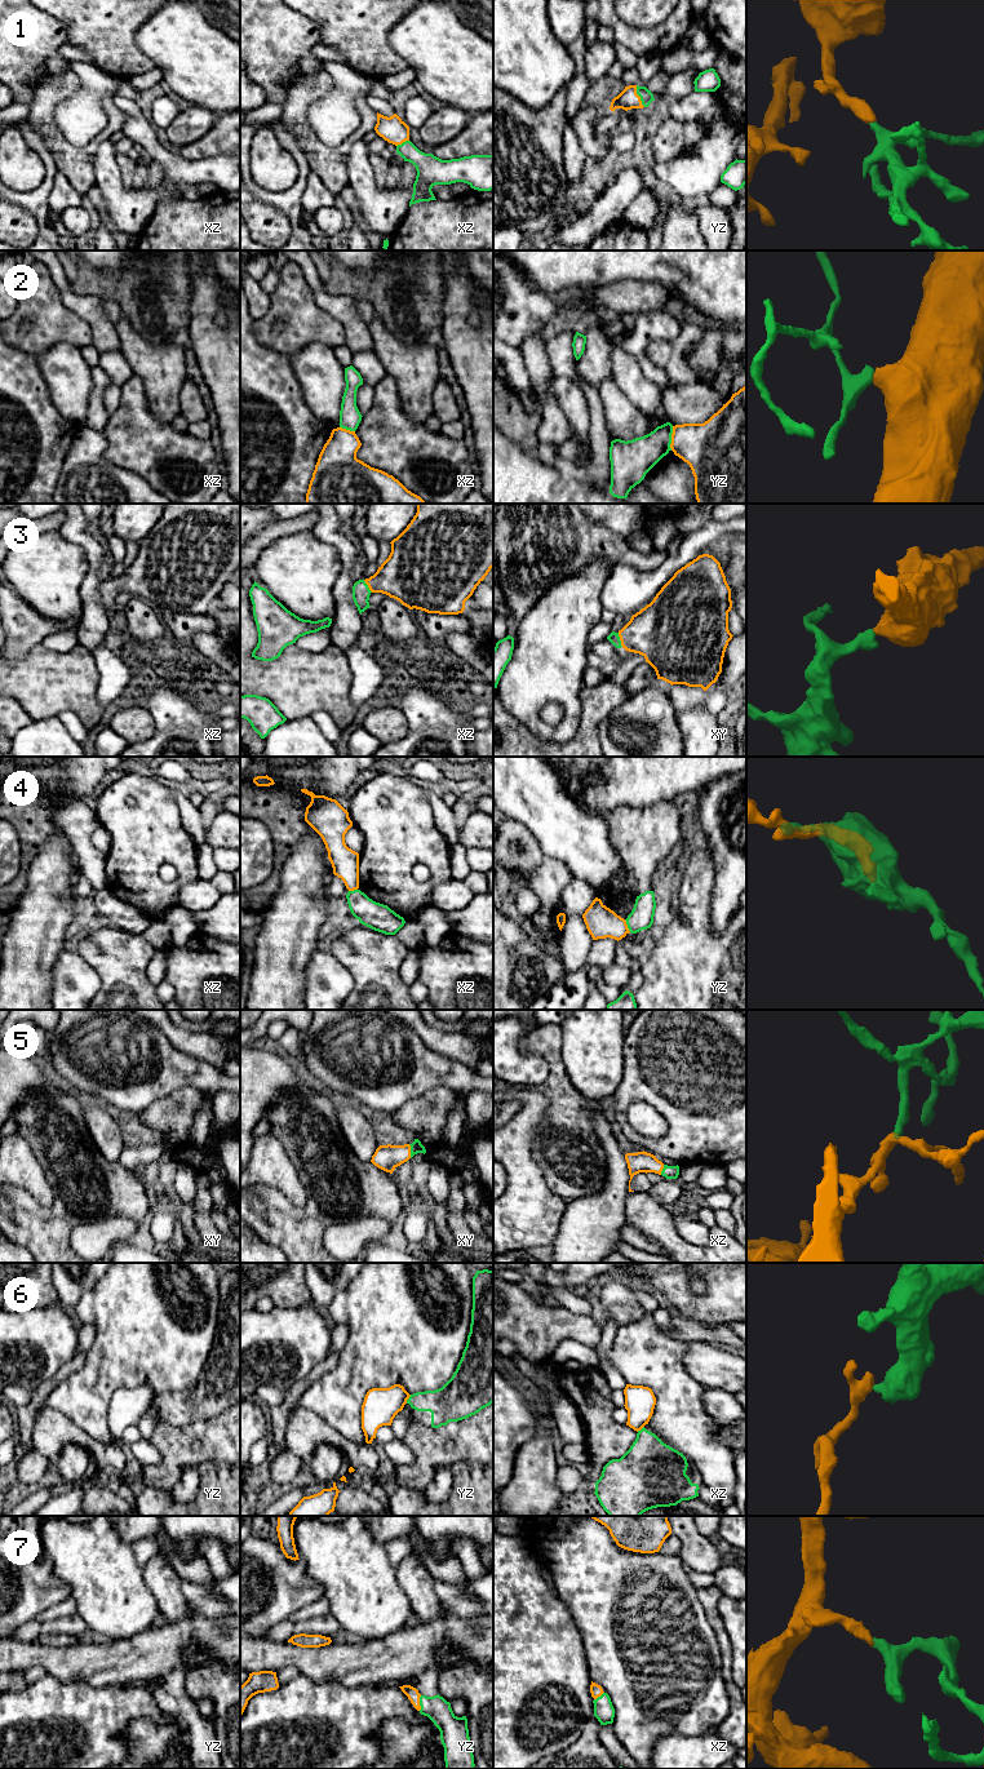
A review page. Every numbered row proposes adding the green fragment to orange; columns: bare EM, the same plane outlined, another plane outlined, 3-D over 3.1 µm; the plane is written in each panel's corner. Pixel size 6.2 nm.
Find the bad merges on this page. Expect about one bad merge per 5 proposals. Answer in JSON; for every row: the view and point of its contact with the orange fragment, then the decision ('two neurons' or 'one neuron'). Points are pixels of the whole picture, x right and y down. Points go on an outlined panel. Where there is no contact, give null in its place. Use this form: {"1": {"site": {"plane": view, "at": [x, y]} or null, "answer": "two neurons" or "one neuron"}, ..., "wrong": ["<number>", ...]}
{"1": {"site": {"plane": "yz", "at": [638, 96]}, "answer": "one neuron"}, "2": {"site": {"plane": "yz", "at": [672, 438]}, "answer": "two neurons"}, "3": {"site": {"plane": "xy", "at": [620, 639]}, "answer": "one neuron"}, "4": {"site": {"plane": "yz", "at": [626, 926]}, "answer": "two neurons"}, "5": {"site": {"plane": "xy", "at": [410, 1151]}, "answer": "one neuron"}, "6": {"site": {"plane": "yz", "at": [408, 1397]}, "answer": "two neurons"}, "7": {"site": {"plane": "yz", "at": [419, 1703]}, "answer": "one neuron"}, "wrong": ["2", "4", "6"]}

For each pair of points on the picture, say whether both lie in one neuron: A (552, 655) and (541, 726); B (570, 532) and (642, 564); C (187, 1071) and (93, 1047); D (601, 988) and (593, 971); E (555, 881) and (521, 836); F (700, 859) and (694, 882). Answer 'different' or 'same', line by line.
A: same
B: same
C: same
D: same
E: same
F: same

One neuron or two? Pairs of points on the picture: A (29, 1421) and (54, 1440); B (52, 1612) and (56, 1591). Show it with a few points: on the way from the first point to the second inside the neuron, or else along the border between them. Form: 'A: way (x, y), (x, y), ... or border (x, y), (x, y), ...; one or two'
A: border (36, 1417), (32, 1424), (32, 1448); two
B: border (70, 1595), (48, 1606), (34, 1618); two

